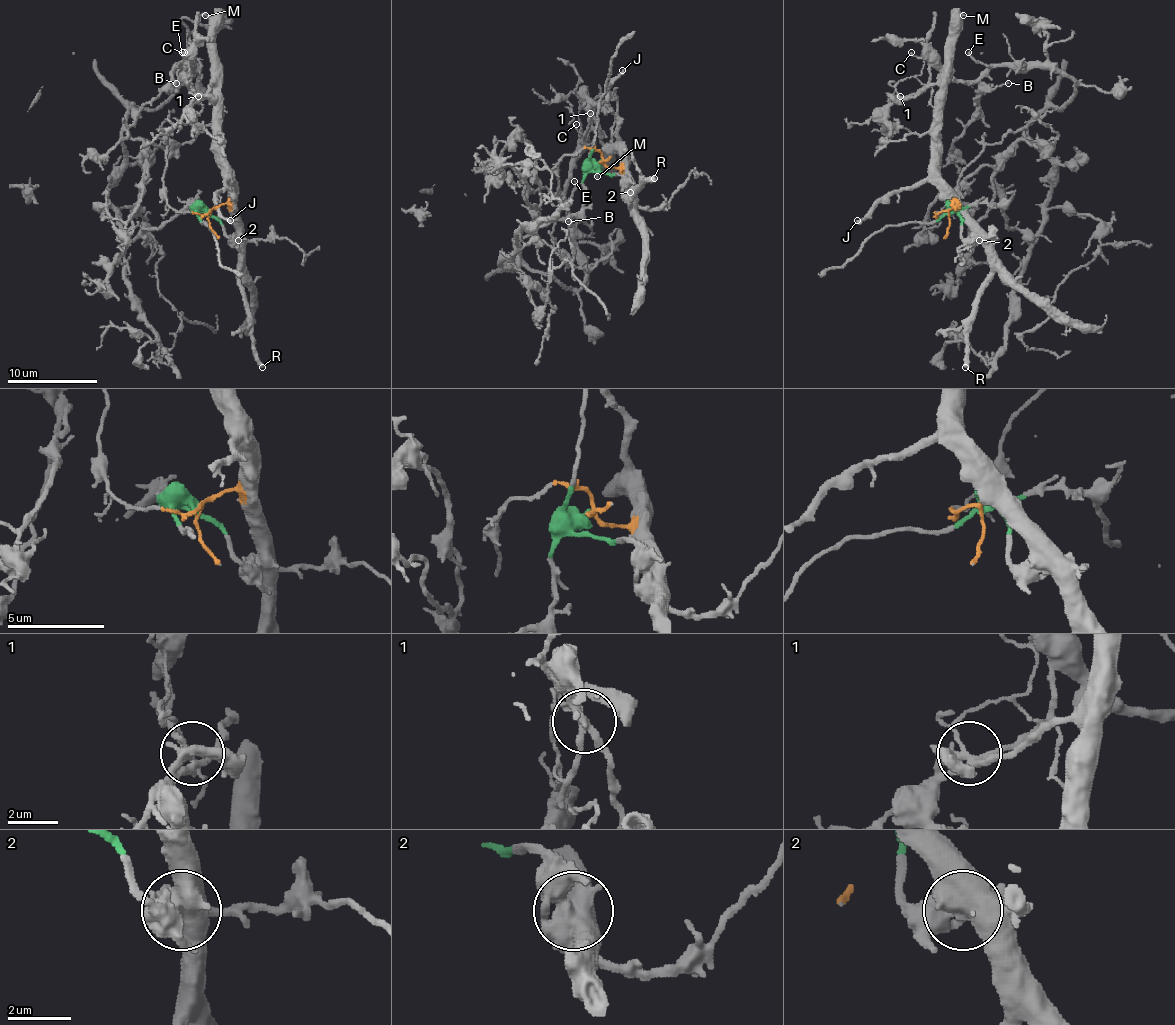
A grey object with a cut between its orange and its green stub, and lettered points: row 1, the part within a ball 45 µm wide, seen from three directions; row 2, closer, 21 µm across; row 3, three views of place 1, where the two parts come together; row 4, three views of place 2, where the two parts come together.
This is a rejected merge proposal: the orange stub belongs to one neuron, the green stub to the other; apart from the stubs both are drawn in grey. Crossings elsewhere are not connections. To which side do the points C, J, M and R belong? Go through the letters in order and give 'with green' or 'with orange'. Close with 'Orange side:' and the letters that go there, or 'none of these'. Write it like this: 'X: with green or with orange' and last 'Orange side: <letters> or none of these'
C: with orange
J: with orange
M: with orange
R: with orange
Orange side: C, J, M, R

